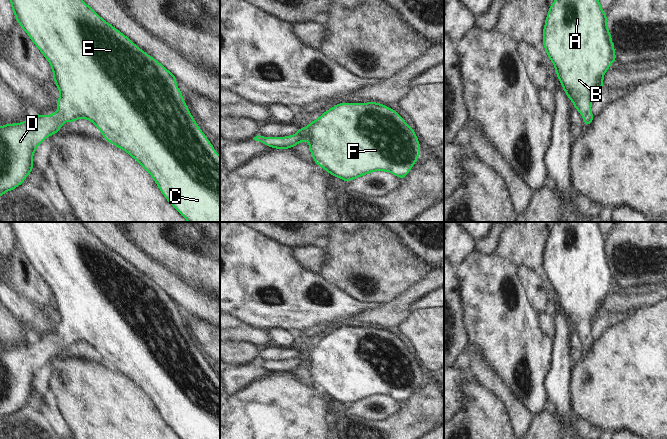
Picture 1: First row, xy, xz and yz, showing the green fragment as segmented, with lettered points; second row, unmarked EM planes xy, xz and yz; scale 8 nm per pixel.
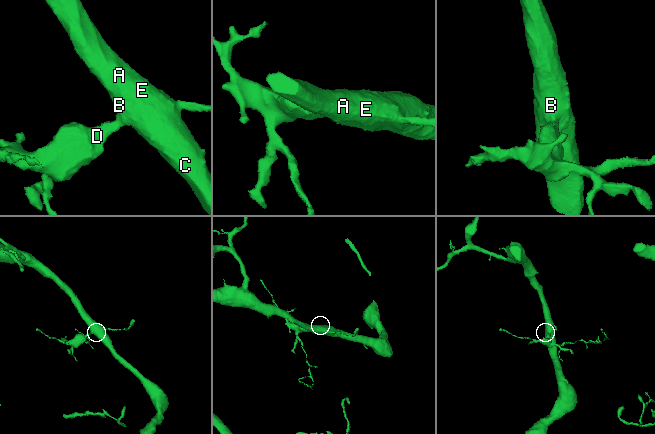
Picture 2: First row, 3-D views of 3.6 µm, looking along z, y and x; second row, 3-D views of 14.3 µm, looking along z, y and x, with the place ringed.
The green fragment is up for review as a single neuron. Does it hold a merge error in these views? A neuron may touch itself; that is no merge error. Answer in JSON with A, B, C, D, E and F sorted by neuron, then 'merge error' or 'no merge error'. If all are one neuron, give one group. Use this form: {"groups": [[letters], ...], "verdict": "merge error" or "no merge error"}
{"groups": [["A", "B", "C", "D", "E", "F"]], "verdict": "no merge error"}

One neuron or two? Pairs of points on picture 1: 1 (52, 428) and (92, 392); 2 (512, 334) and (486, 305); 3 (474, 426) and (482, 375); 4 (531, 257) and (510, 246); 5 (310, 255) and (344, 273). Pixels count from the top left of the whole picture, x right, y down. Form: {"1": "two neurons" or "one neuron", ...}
{"1": "two neurons", "2": "one neuron", "3": "two neurons", "4": "one neuron", "5": "two neurons"}

